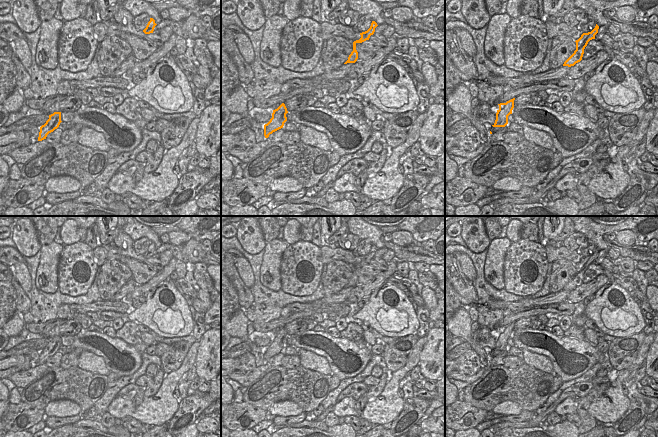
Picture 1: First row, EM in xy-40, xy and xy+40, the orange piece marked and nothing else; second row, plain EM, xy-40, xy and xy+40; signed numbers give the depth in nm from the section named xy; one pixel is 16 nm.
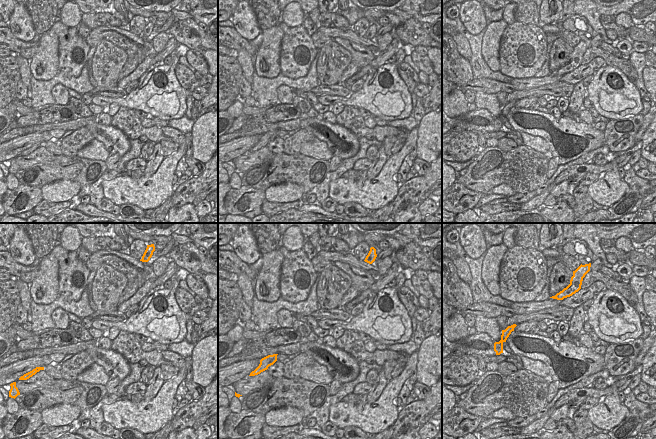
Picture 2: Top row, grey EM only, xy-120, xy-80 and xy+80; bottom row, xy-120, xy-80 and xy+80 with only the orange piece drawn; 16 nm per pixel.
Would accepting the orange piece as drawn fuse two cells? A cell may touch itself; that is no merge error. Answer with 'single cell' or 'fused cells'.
single cell

